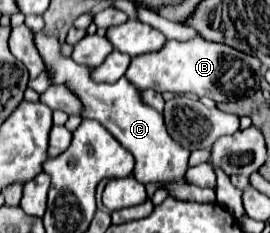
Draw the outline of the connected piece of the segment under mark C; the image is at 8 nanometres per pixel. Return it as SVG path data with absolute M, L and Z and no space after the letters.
M27 16L25 18L27 28L33 32L33 42L45 62L45 70L49 74L51 84L65 84L83 104L81 118L97 120L101 122L133 156L135 156L135 172L133 176L141 184L157 182L163 190L167 190L173 198L185 200L185 202L213 203L216 201L215 190L193 186L185 180L185 172L189 168L189 150L181 148L169 134L163 122L163 114L155 108L147 106L141 100L141 92L123 76L113 84L99 84L91 80L91 66L83 66L73 62L73 58L61 54L61 42L57 36L47 34L45 22L41 16Z

